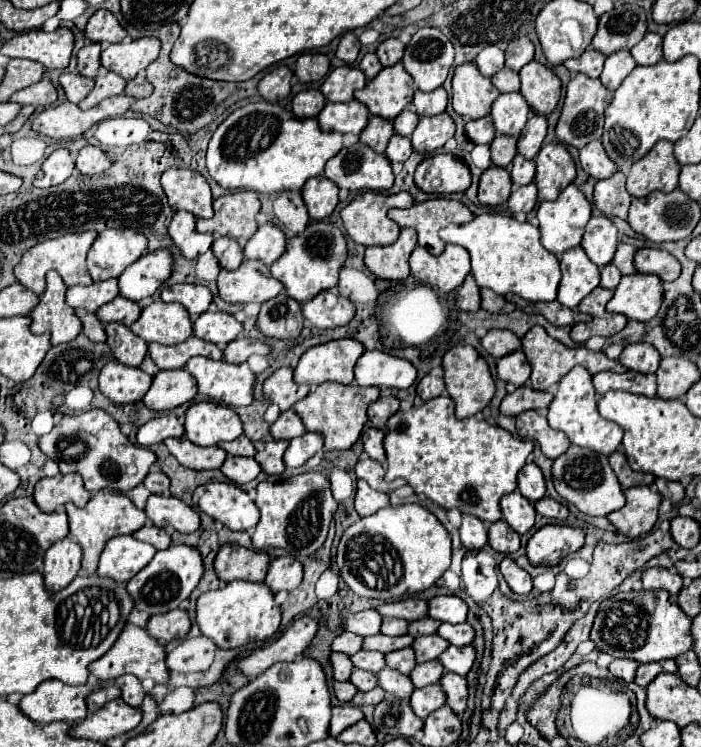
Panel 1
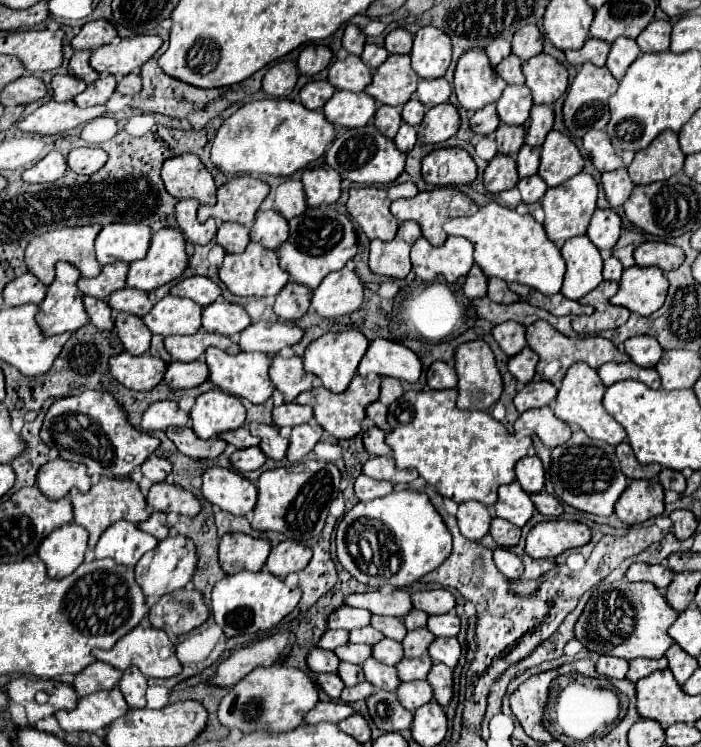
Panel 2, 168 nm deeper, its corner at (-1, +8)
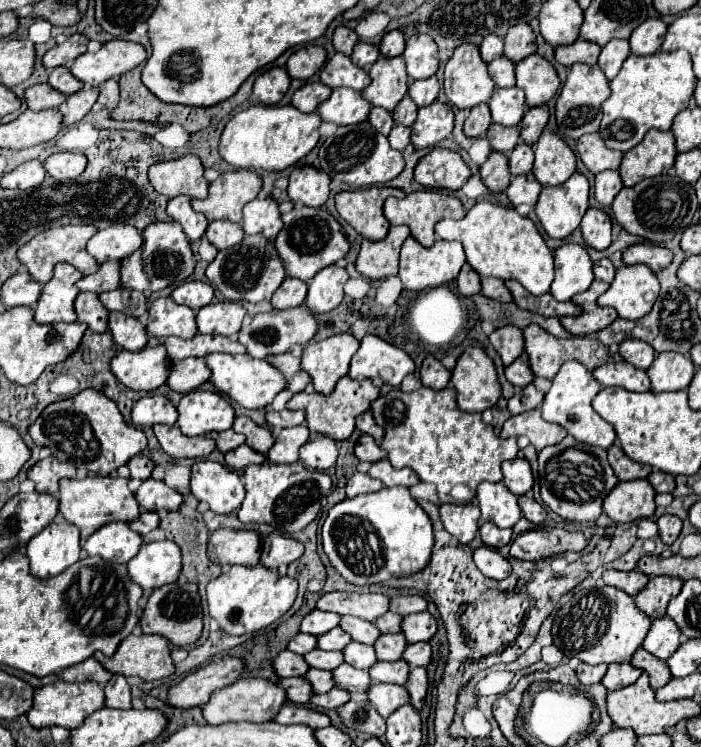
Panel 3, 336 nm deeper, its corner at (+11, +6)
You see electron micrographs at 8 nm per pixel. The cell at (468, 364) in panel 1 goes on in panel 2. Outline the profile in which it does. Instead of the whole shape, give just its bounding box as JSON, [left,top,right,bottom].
[454,340,502,410]

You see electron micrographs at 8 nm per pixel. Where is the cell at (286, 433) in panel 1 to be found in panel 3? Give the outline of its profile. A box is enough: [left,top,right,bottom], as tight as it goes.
[266,410,304,428]

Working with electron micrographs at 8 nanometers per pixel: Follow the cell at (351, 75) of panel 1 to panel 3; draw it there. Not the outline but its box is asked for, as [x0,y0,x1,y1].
[320,54,370,90]

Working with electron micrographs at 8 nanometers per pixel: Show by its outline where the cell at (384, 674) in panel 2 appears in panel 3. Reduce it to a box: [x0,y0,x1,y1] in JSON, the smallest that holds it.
[332,664,370,694]

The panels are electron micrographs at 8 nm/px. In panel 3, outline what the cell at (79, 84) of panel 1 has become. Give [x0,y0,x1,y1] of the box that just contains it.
[24,84,66,112]

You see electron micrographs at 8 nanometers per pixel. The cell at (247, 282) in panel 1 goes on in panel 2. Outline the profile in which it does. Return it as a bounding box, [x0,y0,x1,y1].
[220,242,288,296]

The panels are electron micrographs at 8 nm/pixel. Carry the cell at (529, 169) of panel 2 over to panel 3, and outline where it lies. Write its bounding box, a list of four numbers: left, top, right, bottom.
[510,142,534,176]

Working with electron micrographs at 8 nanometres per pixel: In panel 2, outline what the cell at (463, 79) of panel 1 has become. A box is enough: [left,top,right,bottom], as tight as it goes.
[454,50,506,110]

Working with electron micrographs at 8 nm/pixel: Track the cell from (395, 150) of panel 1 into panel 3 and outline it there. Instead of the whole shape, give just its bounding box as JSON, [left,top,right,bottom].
[388,124,410,152]

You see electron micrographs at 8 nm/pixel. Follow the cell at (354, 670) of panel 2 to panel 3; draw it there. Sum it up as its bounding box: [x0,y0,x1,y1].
[304,668,334,694]

